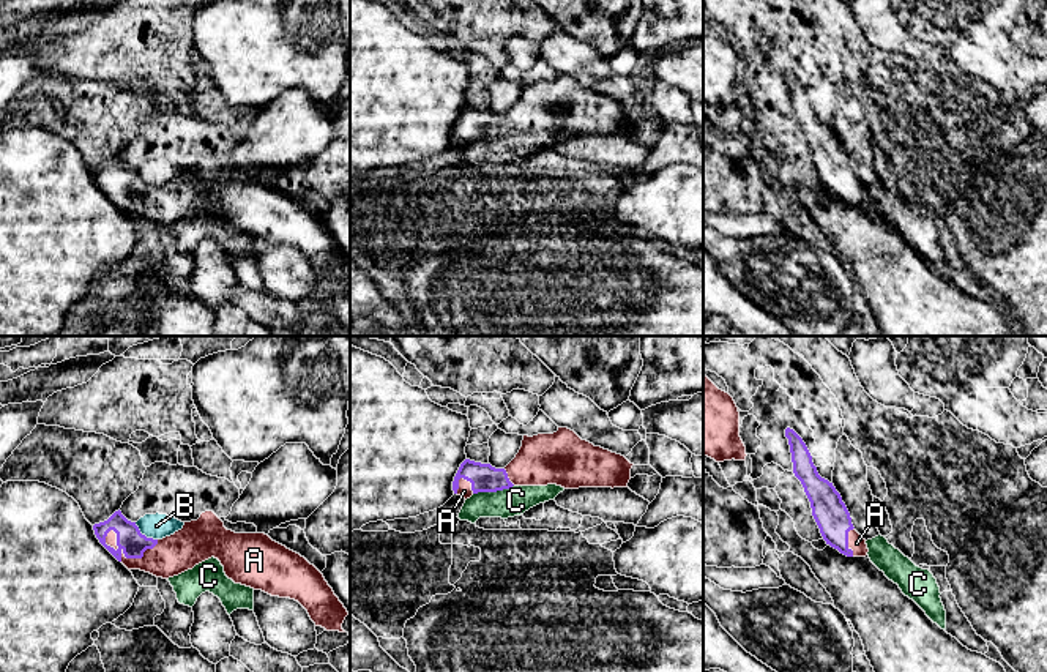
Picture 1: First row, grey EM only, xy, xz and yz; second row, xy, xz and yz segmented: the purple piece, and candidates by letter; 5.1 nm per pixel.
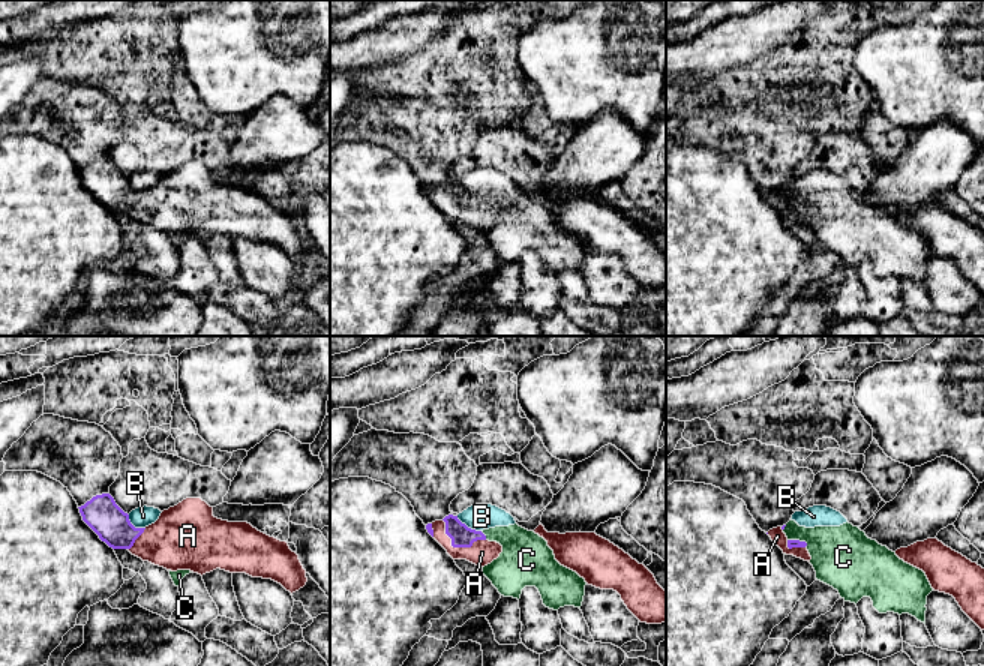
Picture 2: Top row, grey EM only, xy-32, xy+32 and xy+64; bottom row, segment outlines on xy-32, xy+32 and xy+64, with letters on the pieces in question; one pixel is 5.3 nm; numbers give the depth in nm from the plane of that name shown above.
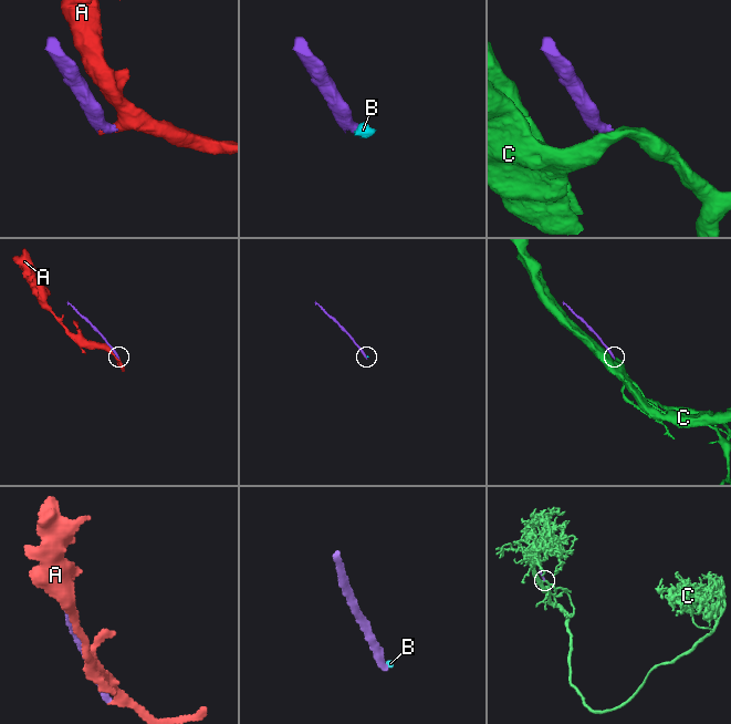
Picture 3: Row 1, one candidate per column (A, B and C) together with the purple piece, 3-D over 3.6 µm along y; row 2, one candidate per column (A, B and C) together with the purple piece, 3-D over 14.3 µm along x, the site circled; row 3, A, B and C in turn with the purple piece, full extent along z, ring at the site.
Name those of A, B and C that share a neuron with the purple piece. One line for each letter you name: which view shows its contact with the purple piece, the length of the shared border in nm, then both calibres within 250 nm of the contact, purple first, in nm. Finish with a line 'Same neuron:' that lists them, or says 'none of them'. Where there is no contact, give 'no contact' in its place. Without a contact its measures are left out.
A: contact in xy; length 280 nm; calibres 130 and 200 nm
Same neuron: A

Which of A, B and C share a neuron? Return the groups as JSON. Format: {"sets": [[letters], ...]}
{"sets": [["A"], ["B", "C"]]}

